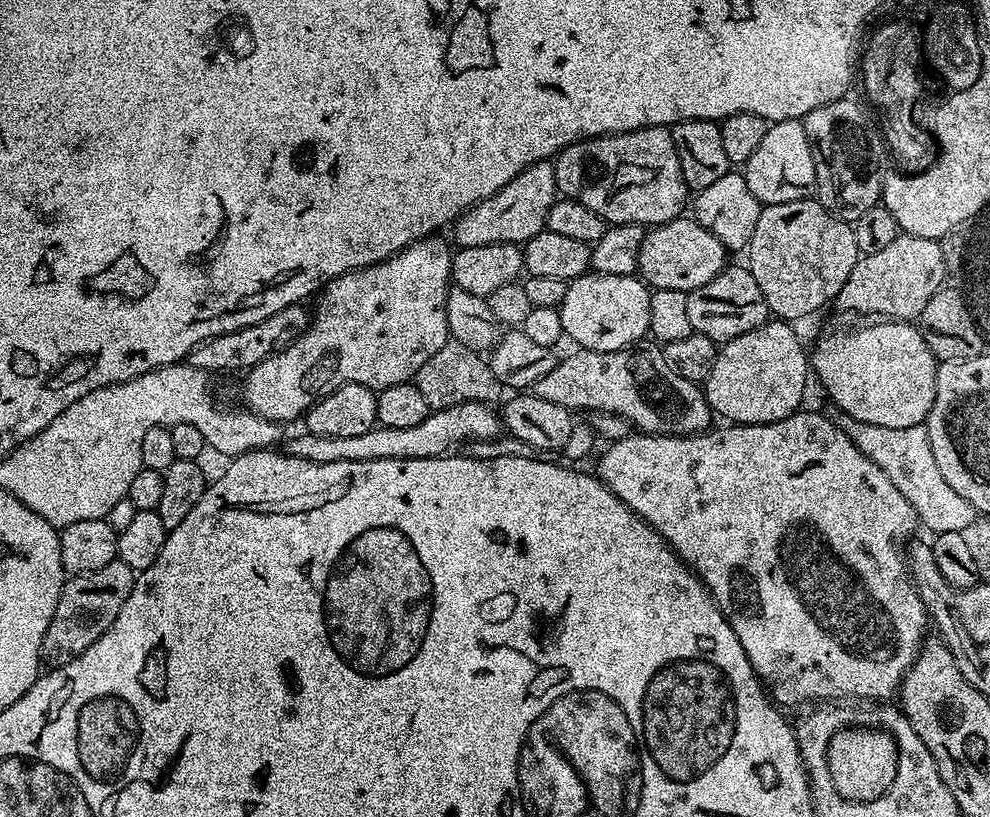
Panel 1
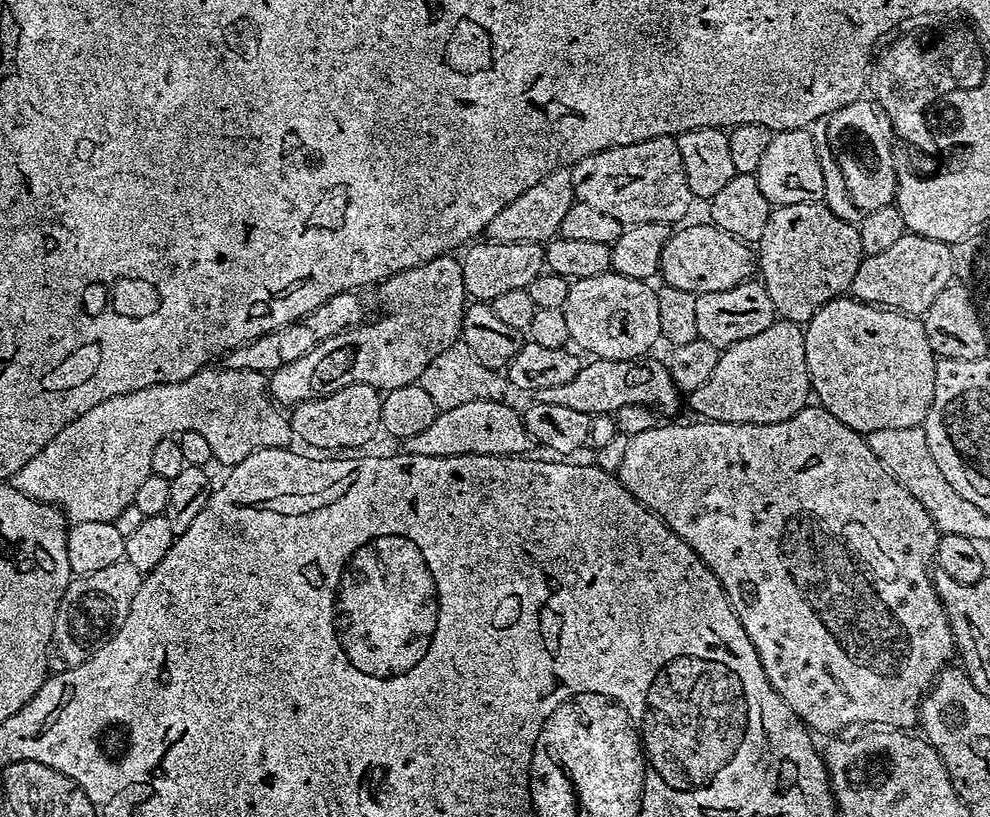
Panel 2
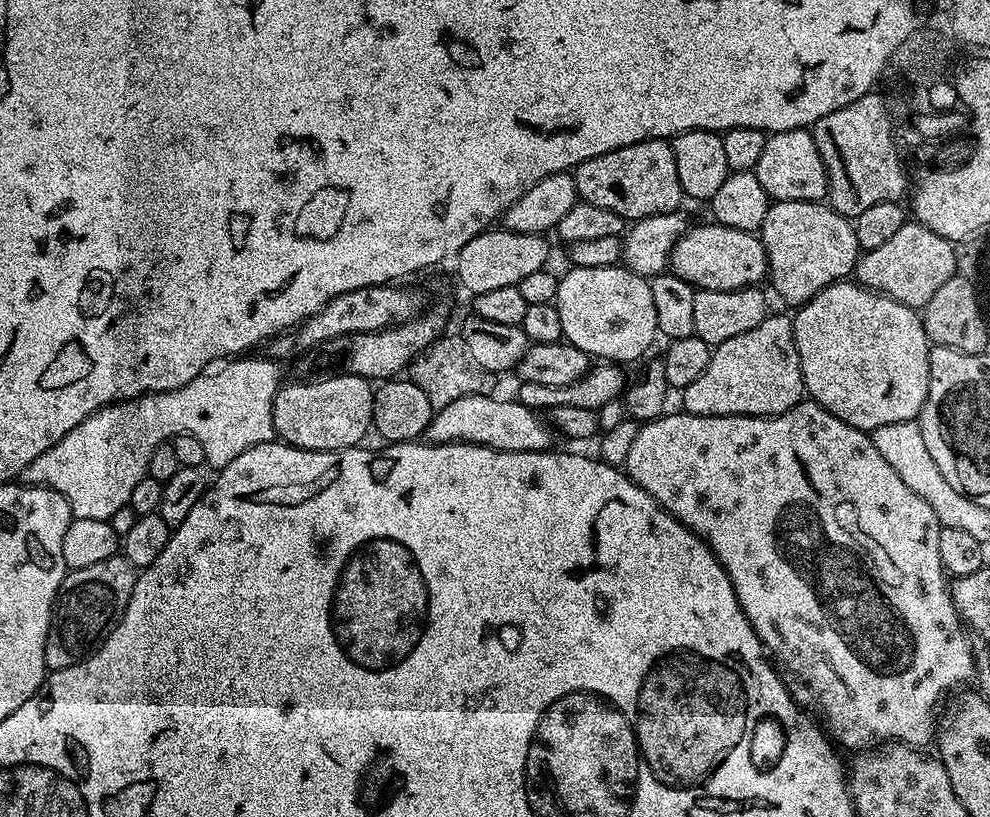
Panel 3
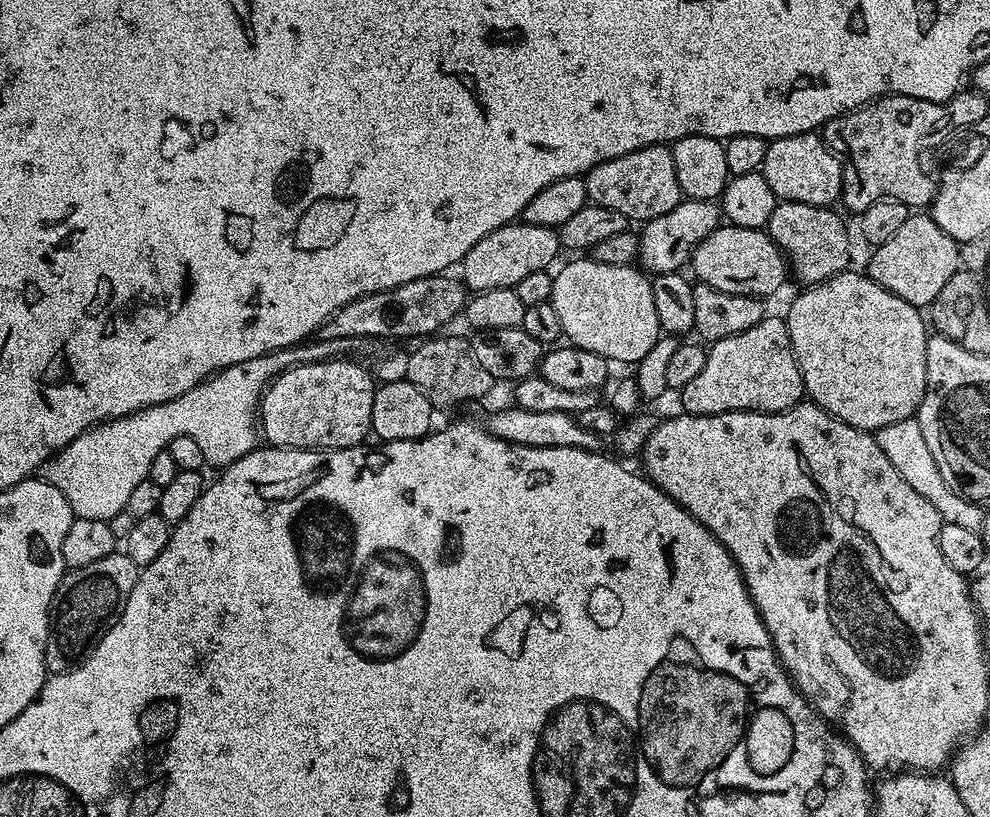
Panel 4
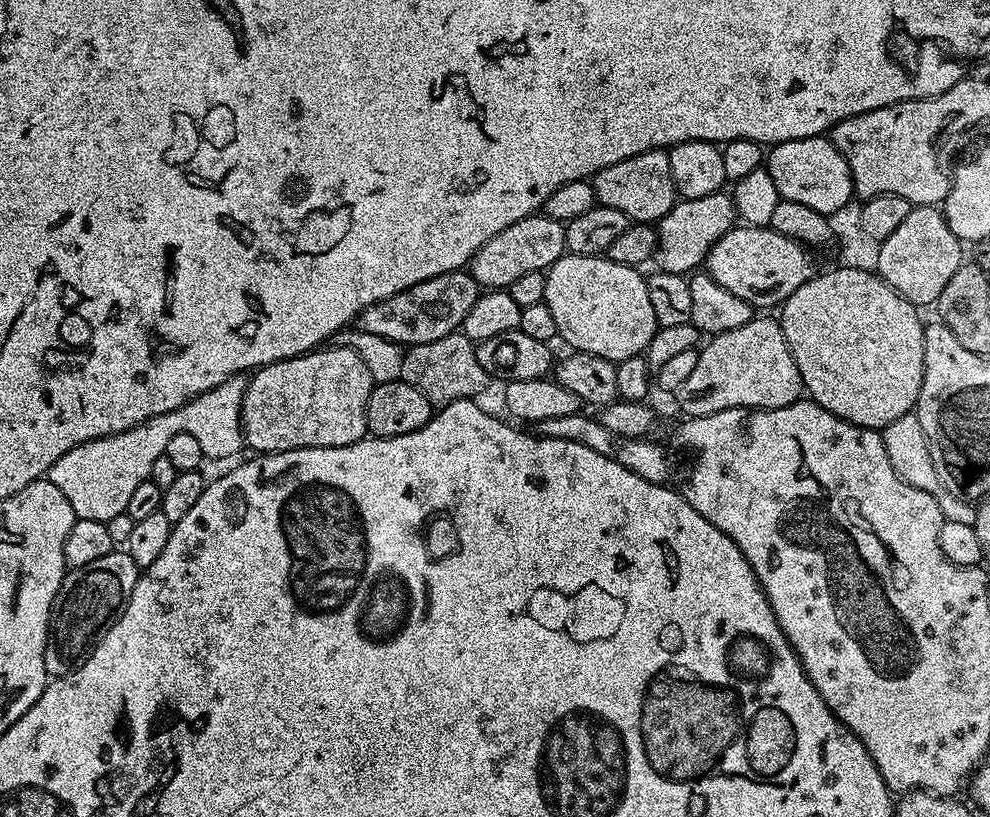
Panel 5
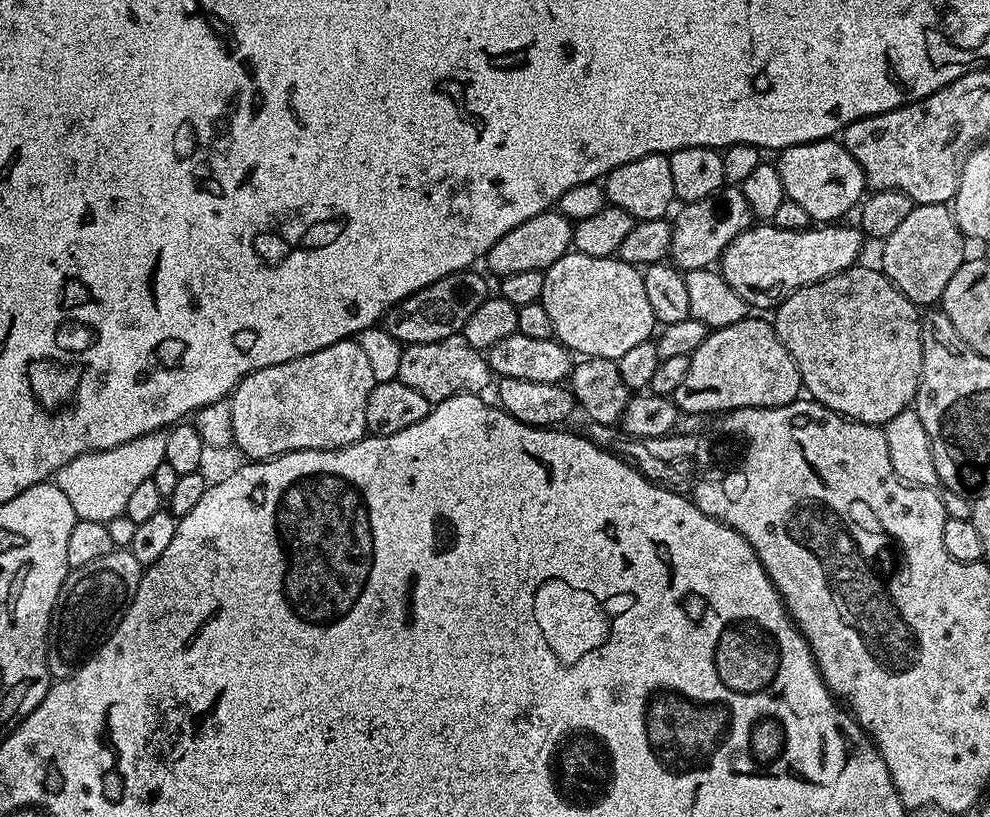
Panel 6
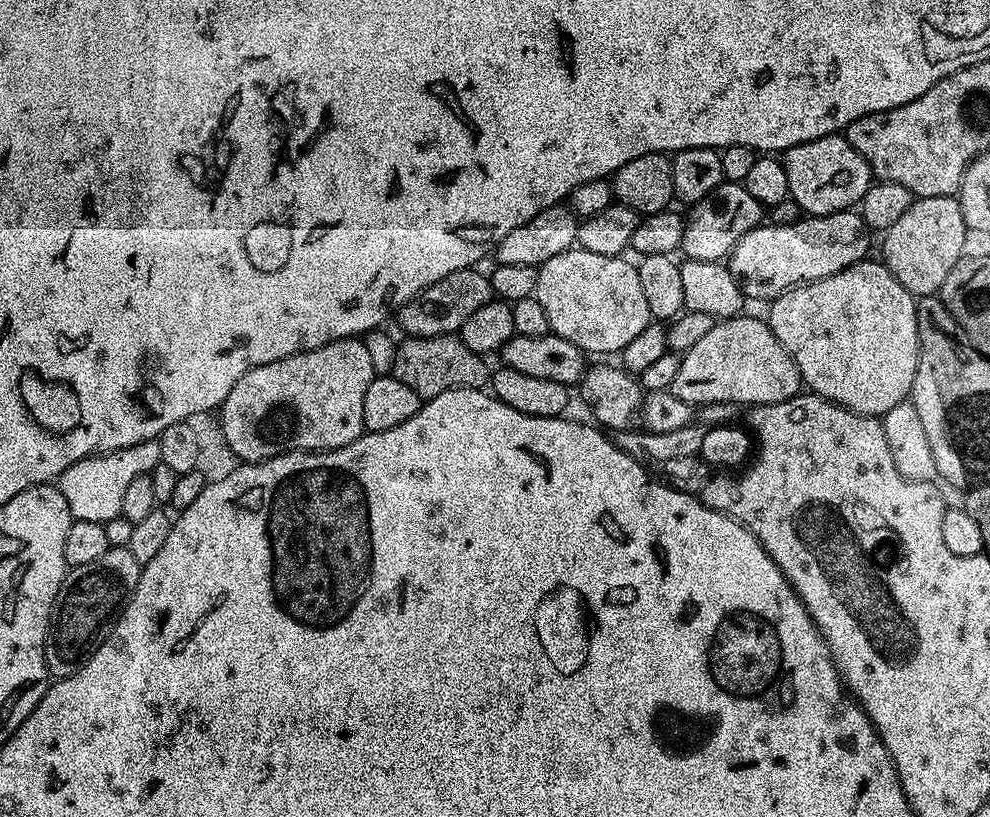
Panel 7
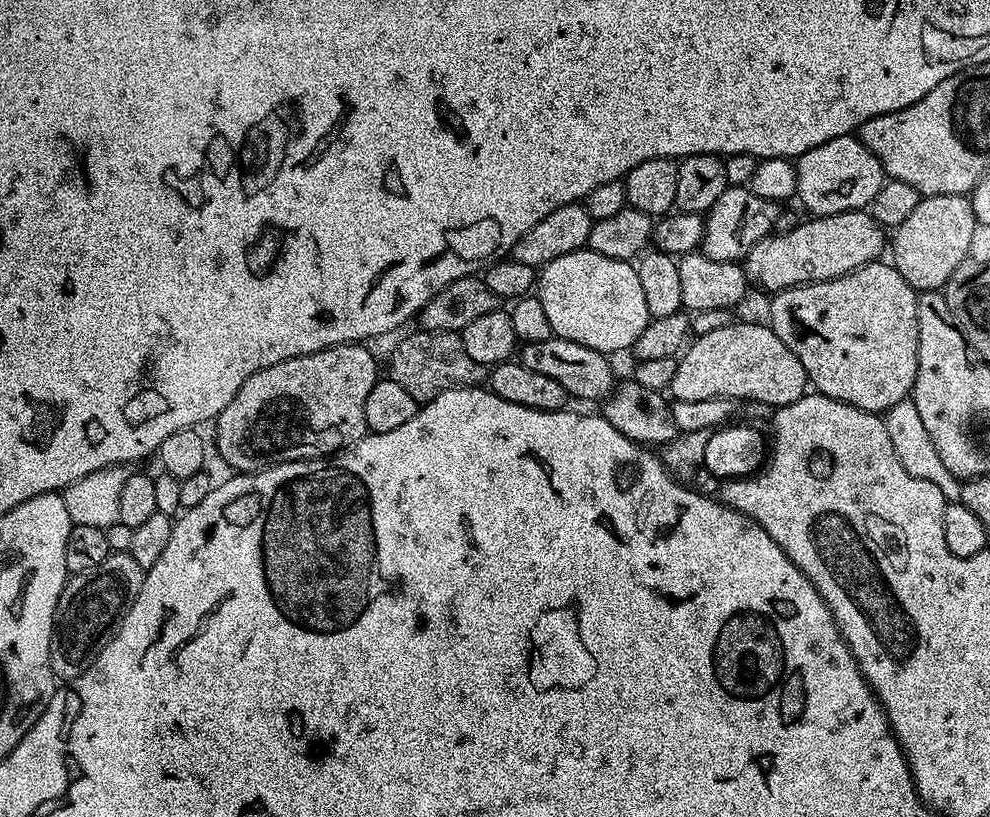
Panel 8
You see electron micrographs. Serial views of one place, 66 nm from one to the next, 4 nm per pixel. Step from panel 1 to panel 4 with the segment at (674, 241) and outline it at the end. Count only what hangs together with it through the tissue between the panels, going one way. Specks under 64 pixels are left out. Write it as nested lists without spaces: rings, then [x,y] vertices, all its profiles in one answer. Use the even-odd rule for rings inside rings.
[[[725,223],[723,226],[719,228],[715,228],[711,232],[711,234],[705,238],[702,242],[698,242],[698,246],[692,251],[692,257],[690,259],[690,269],[692,268],[691,275],[695,277],[697,281],[701,284],[708,284],[714,290],[722,290],[726,294],[742,294],[743,296],[755,296],[757,298],[769,298],[768,296],[772,296],[776,291],[779,290],[780,287],[784,284],[784,279],[789,279],[790,276],[790,265],[787,260],[784,258],[784,252],[779,248],[774,241],[768,236],[767,231],[758,229],[758,228],[739,228],[736,224]]]

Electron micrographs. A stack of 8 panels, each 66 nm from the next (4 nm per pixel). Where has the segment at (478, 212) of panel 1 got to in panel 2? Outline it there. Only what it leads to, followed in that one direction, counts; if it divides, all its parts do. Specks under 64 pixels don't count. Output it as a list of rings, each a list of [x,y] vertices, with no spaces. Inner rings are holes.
[[[557,166],[527,188],[520,189],[512,200],[497,209],[486,225],[487,239],[519,244],[547,242],[559,233],[562,217],[572,203],[572,175],[567,167]]]

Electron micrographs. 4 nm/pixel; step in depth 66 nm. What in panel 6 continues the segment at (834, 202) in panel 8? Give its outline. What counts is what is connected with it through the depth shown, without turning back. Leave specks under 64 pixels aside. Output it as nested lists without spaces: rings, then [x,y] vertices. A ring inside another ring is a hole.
[[[839,139],[815,140],[779,149],[774,163],[787,199],[798,202],[806,210],[809,221],[836,222],[855,209],[866,195],[864,171],[844,149]]]

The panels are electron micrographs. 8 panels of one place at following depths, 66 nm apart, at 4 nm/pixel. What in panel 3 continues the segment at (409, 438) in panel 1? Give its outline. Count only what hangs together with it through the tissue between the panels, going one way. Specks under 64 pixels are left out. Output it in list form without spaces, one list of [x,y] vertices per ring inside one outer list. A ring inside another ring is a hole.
[[[496,394],[467,396],[435,409],[426,431],[430,444],[481,444],[507,452],[547,452],[558,440],[551,423],[535,408],[528,408],[519,399],[499,400]]]

